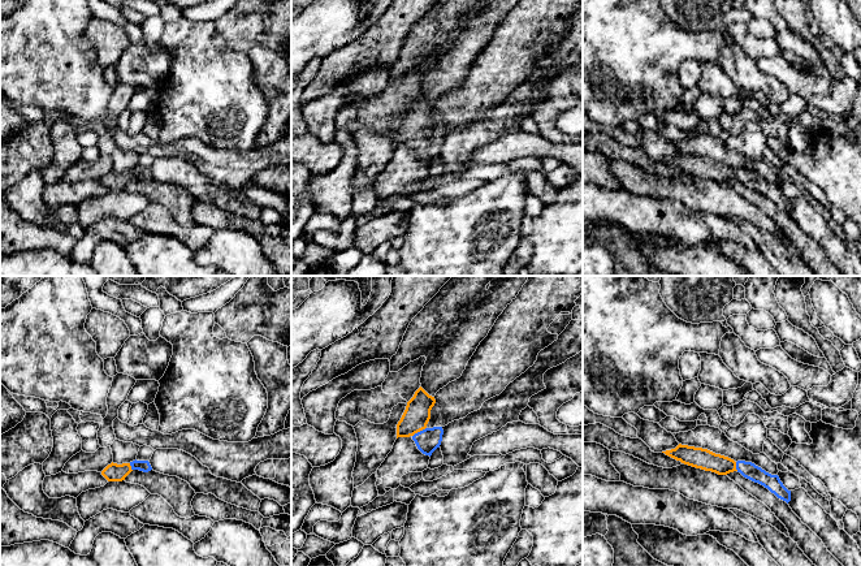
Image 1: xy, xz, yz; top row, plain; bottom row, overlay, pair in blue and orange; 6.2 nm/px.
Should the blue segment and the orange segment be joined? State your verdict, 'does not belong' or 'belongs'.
belongs

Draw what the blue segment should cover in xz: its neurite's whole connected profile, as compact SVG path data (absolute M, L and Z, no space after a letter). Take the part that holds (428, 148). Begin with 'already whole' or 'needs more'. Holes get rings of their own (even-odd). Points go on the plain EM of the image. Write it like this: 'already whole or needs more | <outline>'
needs more | M420 95L407 111L406 118L397 133L397 147L411 144L417 157L429 165L440 156L444 143L442 135L427 135L434 112L434 105Z

